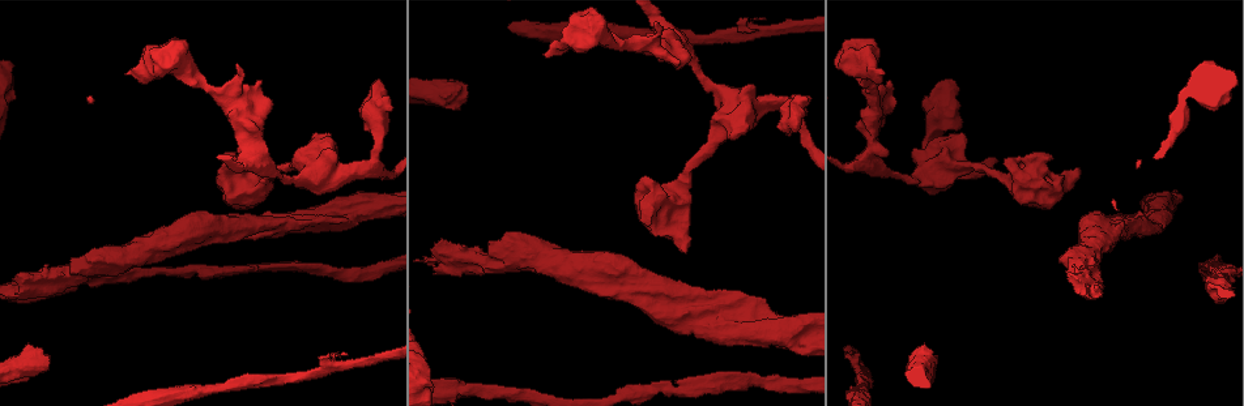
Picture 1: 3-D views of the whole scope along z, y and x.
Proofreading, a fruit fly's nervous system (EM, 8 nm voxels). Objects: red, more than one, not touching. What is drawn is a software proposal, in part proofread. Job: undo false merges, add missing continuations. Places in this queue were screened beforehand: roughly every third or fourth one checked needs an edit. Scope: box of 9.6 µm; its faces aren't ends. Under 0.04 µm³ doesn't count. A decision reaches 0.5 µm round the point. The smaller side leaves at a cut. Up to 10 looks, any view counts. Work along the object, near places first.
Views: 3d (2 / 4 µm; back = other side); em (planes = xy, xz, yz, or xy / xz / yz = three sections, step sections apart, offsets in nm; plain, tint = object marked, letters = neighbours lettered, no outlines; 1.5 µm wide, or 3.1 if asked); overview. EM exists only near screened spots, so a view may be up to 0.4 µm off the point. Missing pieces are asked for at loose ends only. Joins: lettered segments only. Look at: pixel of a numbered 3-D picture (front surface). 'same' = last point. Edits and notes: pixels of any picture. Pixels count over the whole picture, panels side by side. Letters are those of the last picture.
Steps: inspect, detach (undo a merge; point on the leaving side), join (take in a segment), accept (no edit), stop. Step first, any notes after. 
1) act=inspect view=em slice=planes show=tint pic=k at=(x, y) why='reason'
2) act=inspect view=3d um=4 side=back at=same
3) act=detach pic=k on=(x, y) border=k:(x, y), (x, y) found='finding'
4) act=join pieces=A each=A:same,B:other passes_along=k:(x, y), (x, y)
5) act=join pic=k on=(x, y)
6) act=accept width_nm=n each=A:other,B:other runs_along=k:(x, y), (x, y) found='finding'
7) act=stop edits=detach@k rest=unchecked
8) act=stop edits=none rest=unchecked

act=inspect view=3d um=2 pic=1 at=(259, 156) why='branch point'

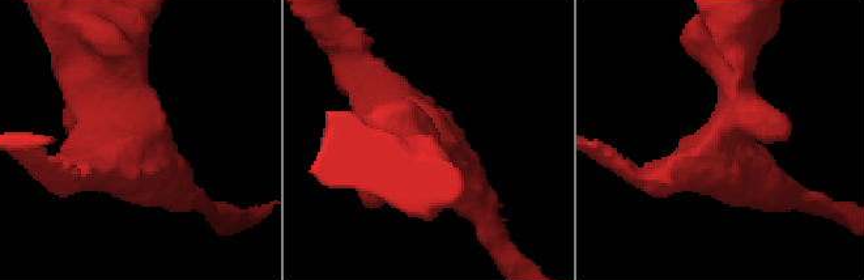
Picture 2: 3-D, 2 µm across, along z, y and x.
act=inspect view=em slice=planes show=letters pic=2 at=(729, 142) arms=3 arm_widths_nm=190,200,400

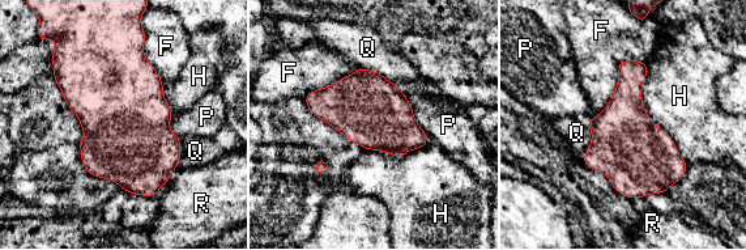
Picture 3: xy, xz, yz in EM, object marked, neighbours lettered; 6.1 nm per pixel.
act=accept each=F:other,H:other,P:other,Q:other,R:other border=3:(646, 62), (643, 109), (687, 162) found='continuous, no second neuron'

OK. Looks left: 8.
act=inspect view=em slice=yz step=4 show=letters pic=1 at=(546, 55) why='an open end'

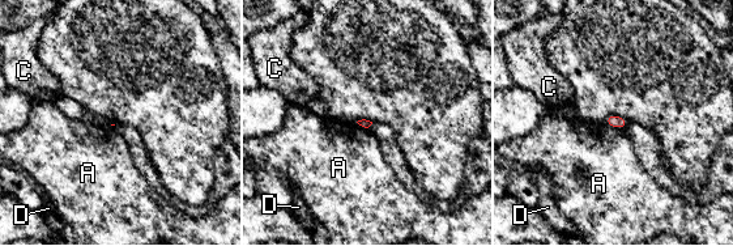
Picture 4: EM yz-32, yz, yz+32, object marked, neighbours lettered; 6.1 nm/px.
act=inspect view=em slice=planes show=letters at=same

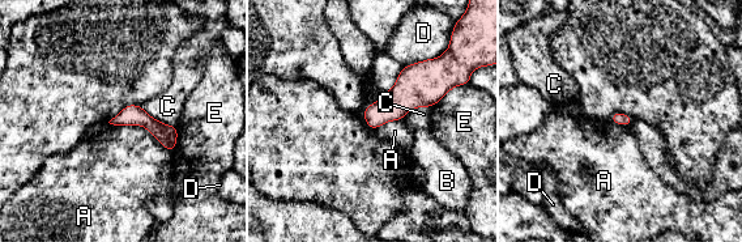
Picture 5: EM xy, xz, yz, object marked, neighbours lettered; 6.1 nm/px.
act=accept each=A:other,B:other,C:other,D:other,E:other runs_along=5:(115, 120), (144, 119), (171, 147) found='none of them fits'

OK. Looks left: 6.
act=inspect view=3d um=2 pic=1 at=(237, 63) why='free end'

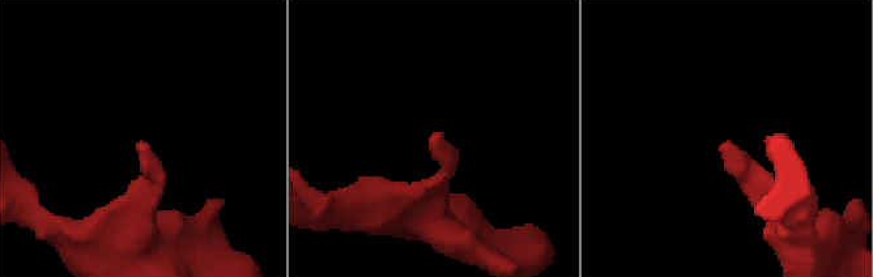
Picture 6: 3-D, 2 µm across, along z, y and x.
act=inspect view=em slice=xz step=8 show=letters pic=6 at=(140, 146)

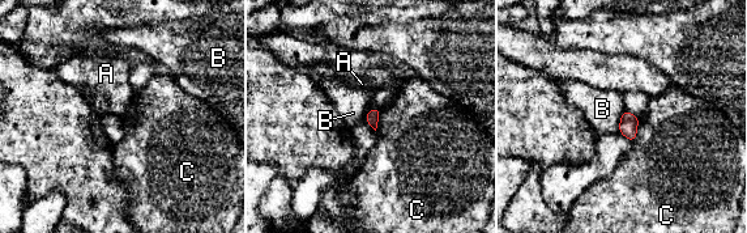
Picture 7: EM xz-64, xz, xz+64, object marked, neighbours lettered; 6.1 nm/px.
act=accept each=A:other,B:other,C:other border=7:(624, 109), (618, 131) found='none of them fits'

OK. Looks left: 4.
act=inspect view=3d um=4 pic=1 at=(958, 89) why='free end'

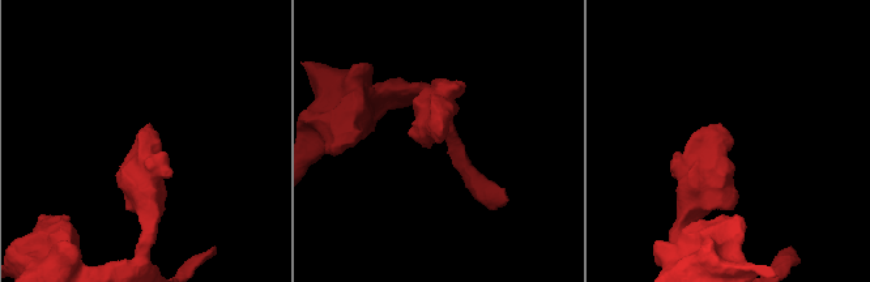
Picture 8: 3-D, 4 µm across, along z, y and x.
act=inspect view=em slice=planes show=tint pic=8 at=(146, 136)

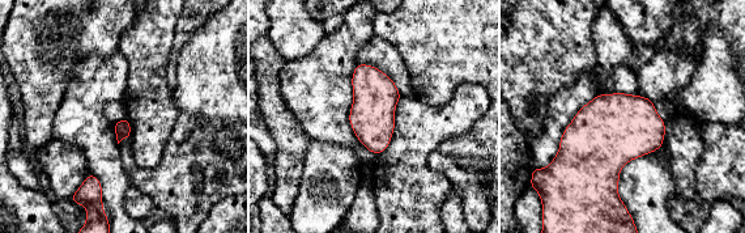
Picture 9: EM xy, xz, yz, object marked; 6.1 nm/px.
act=inspect view=em slice=planes show=letters at=same why='see the neighbours'

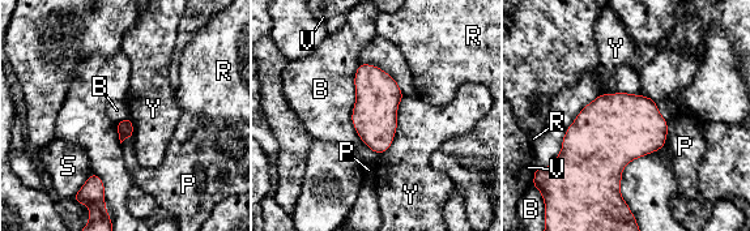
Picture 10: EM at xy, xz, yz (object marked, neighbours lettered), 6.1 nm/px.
act=accept each=B:other,P:other,R:other,S:other,V:other,Y:other found='none of them fits'

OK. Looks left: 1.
act=stop edits=none rest=unchecked

